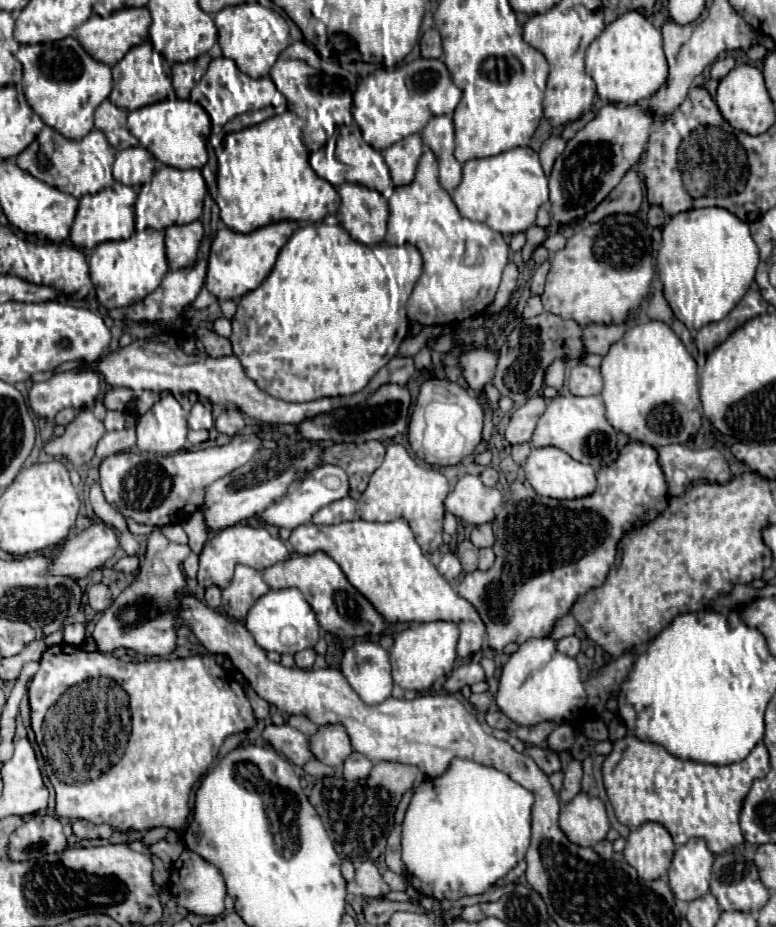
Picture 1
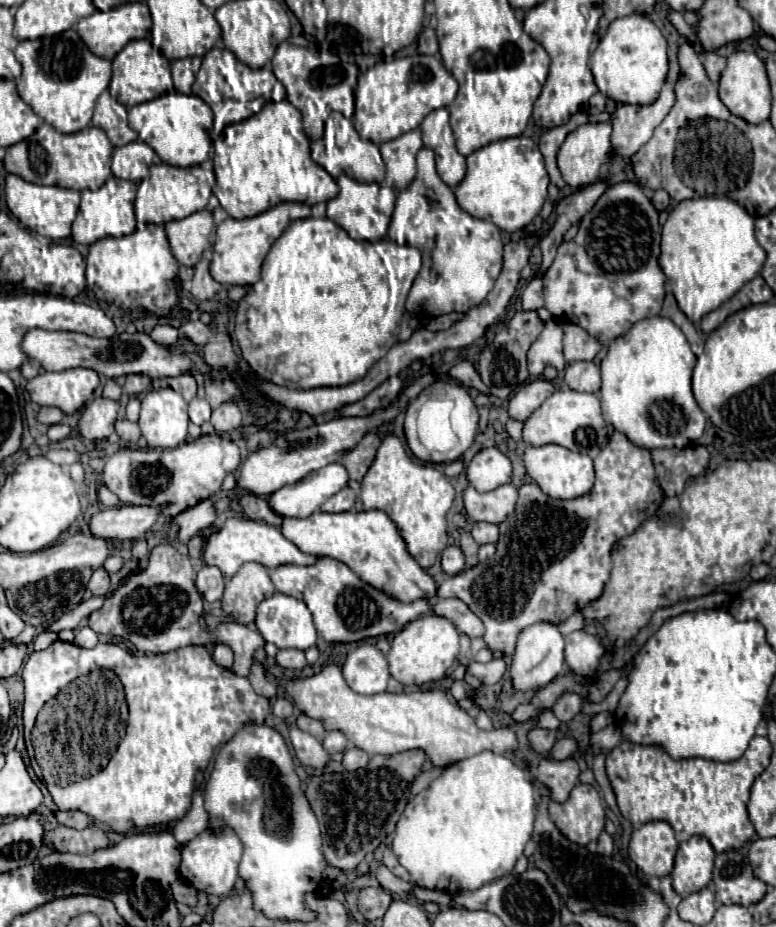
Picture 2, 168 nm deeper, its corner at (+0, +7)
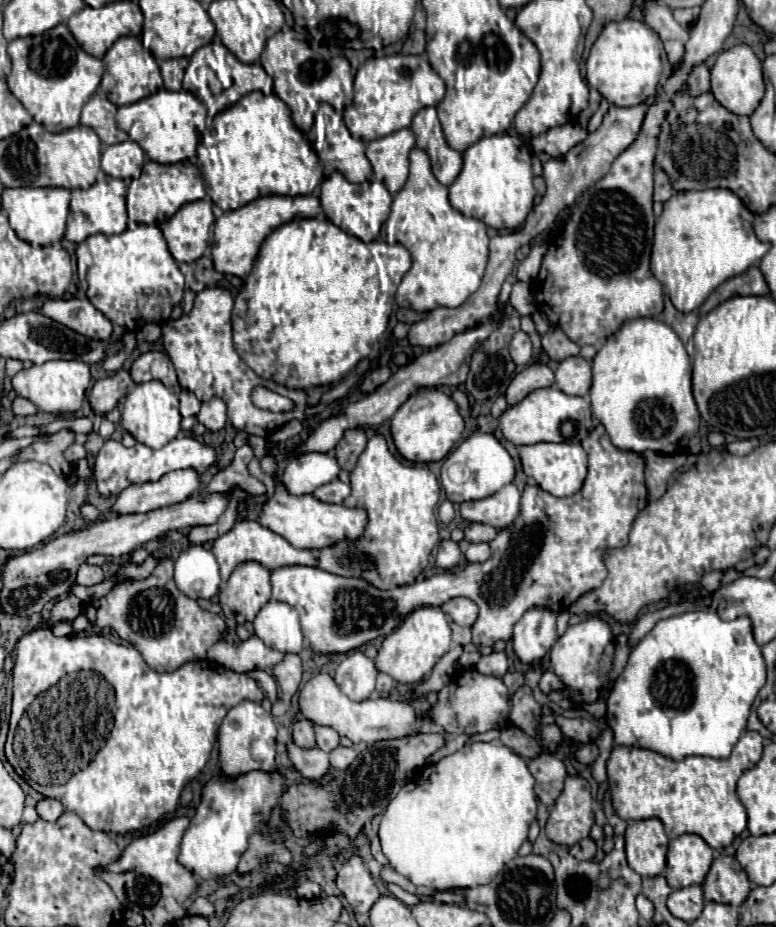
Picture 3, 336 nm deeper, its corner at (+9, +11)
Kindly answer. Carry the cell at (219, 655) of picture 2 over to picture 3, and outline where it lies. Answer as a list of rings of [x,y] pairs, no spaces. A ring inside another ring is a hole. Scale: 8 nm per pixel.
[[[255,635],[243,641],[239,647],[233,647],[227,641],[219,641],[211,645],[207,651],[207,659],[239,673],[245,673],[251,669],[269,669],[277,665],[283,657],[285,653],[265,647],[265,643]]]

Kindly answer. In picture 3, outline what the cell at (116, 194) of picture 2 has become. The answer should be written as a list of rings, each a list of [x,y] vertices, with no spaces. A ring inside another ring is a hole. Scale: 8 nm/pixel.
[[[101,177],[95,185],[89,189],[73,189],[71,191],[71,209],[69,209],[69,219],[67,219],[67,231],[65,239],[74,243],[81,243],[83,239],[105,233],[121,233],[127,227],[127,209],[125,209],[125,193],[127,185],[121,179],[113,177]]]

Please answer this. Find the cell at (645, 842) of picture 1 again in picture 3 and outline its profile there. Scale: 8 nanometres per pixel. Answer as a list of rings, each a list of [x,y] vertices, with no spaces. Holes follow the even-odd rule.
[[[659,819],[629,823],[625,831],[625,851],[629,867],[641,877],[657,877],[665,871],[667,835]]]

